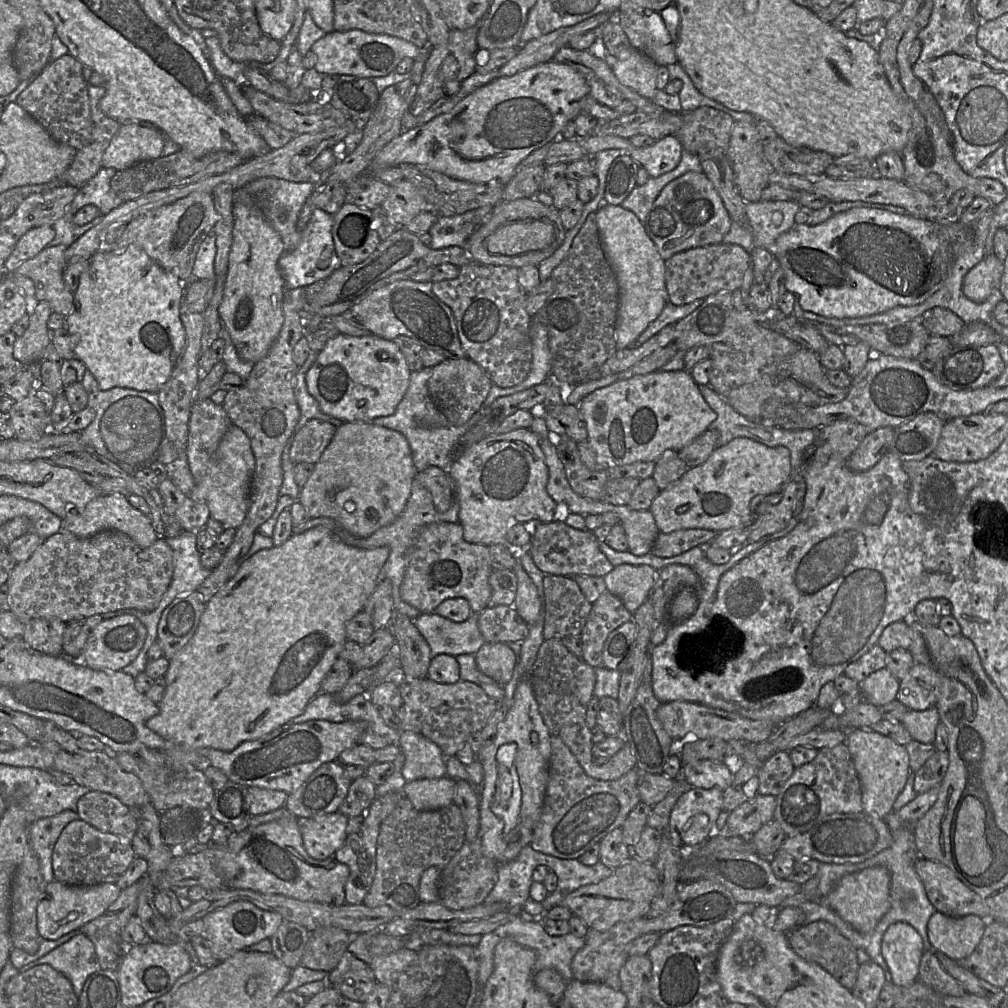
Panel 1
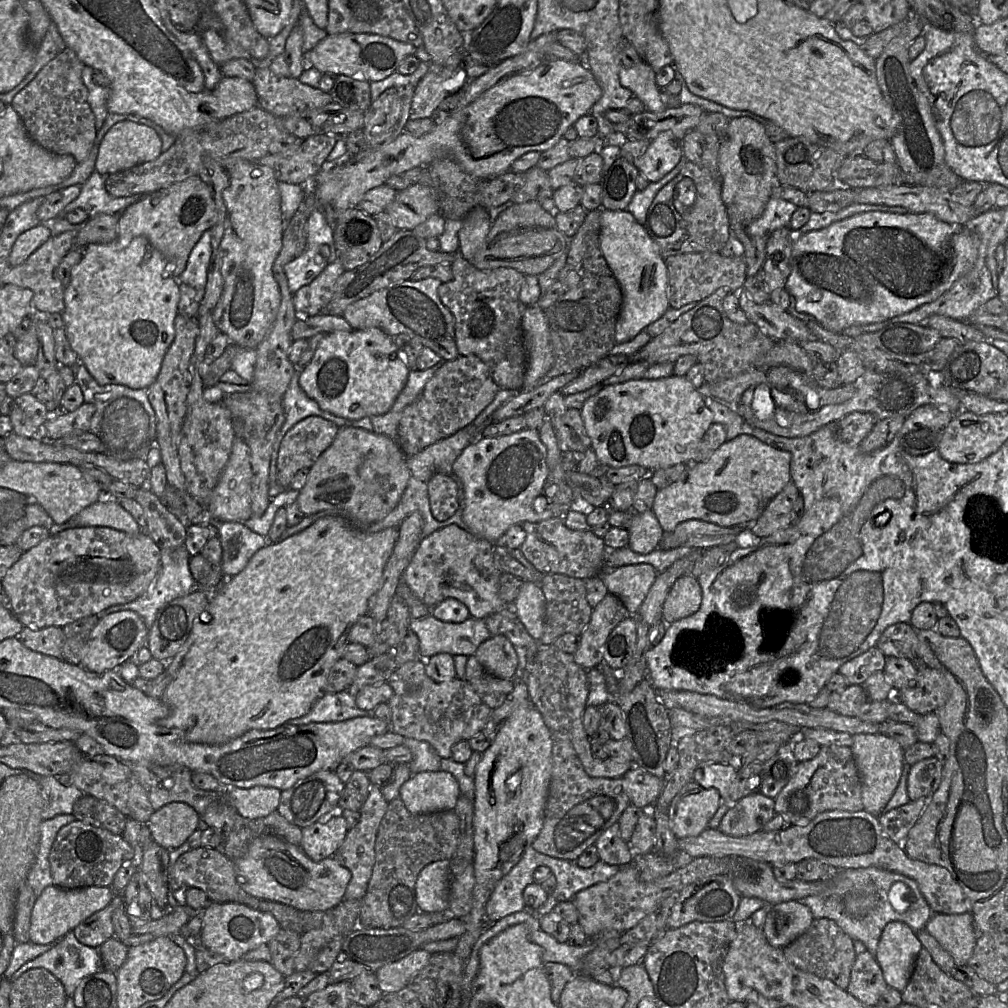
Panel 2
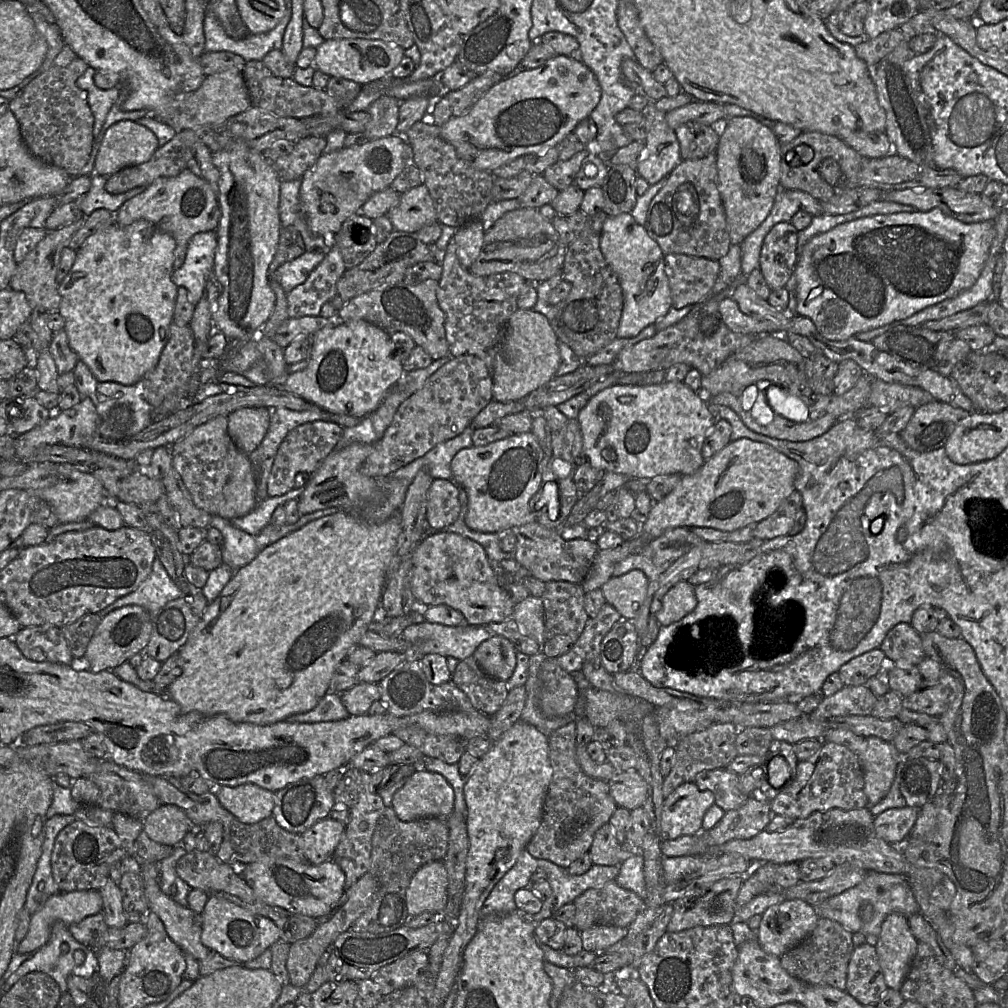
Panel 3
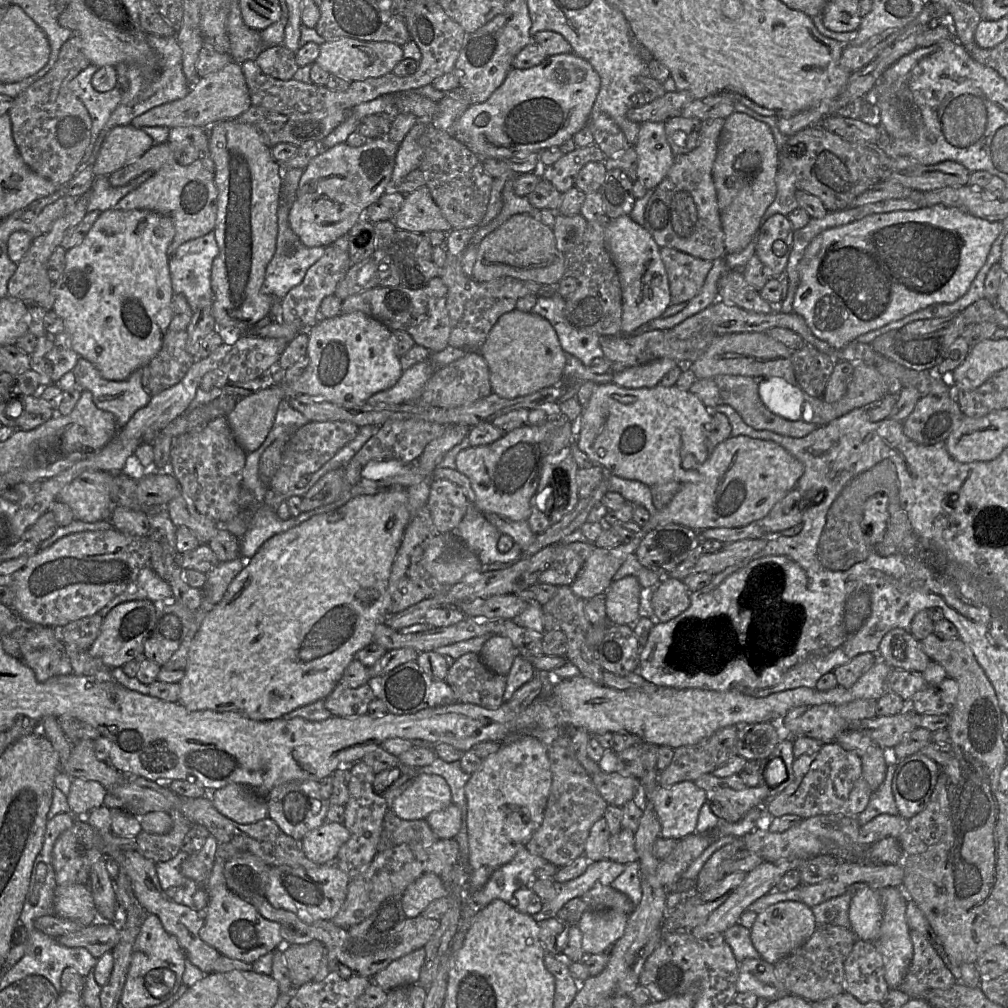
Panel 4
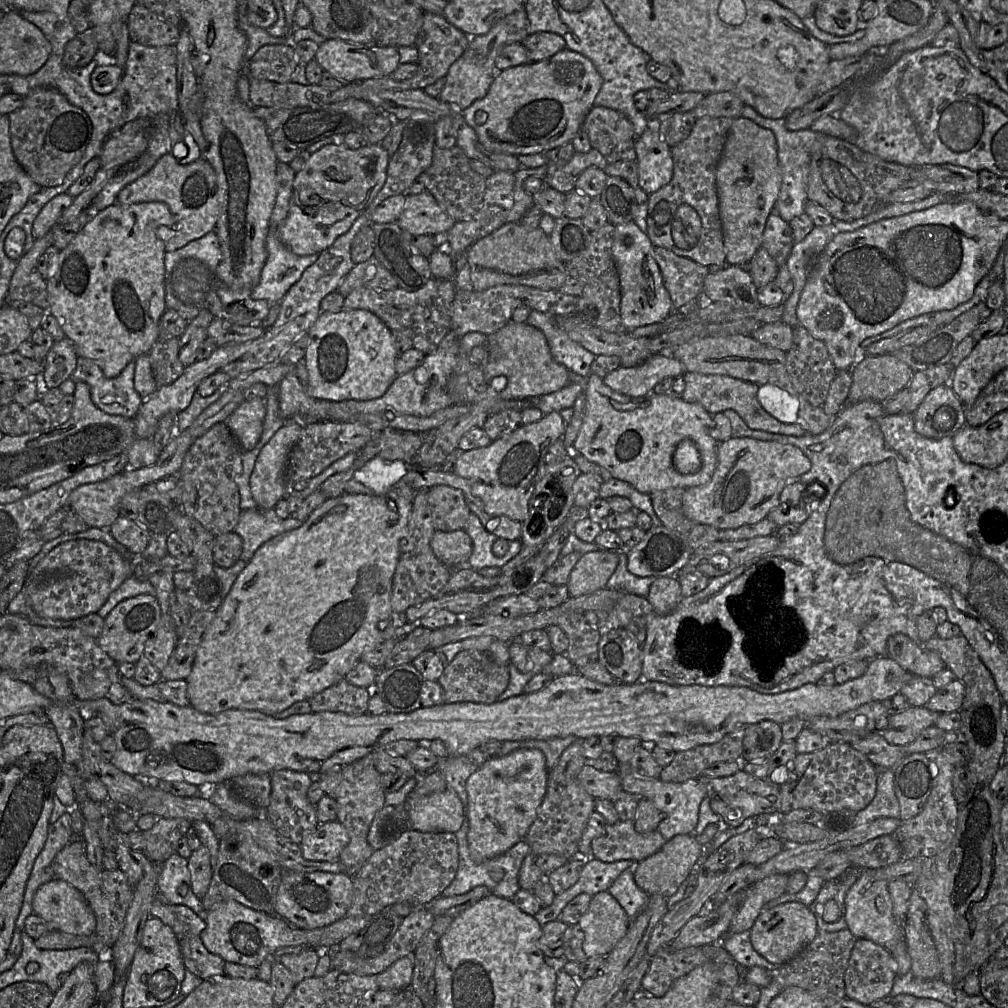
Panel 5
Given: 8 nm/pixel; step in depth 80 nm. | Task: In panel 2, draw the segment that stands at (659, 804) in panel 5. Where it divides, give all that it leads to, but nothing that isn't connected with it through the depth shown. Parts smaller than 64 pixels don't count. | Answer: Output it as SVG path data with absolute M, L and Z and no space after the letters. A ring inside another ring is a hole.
M694 780L687 783L668 808L672 833L677 839L700 835L722 802L717 789L702 788Z

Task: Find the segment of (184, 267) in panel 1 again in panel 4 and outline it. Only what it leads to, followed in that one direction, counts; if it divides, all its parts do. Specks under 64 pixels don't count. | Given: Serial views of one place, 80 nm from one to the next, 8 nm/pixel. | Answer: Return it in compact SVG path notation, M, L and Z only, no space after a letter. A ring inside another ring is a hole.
M199 162L180 165L167 163L140 186L119 200L115 208L123 211L150 210L171 219L175 234L167 249L168 258L183 243L214 231L218 206L218 190L214 173Z

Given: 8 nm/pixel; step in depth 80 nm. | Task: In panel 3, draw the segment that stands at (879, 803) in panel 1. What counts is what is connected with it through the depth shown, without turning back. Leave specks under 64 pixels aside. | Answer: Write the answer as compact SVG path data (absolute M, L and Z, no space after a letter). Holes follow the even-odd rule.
M868 737L865 738L864 750L858 753L858 757L864 777L864 793L869 805L874 805L888 794L900 755L892 742Z

